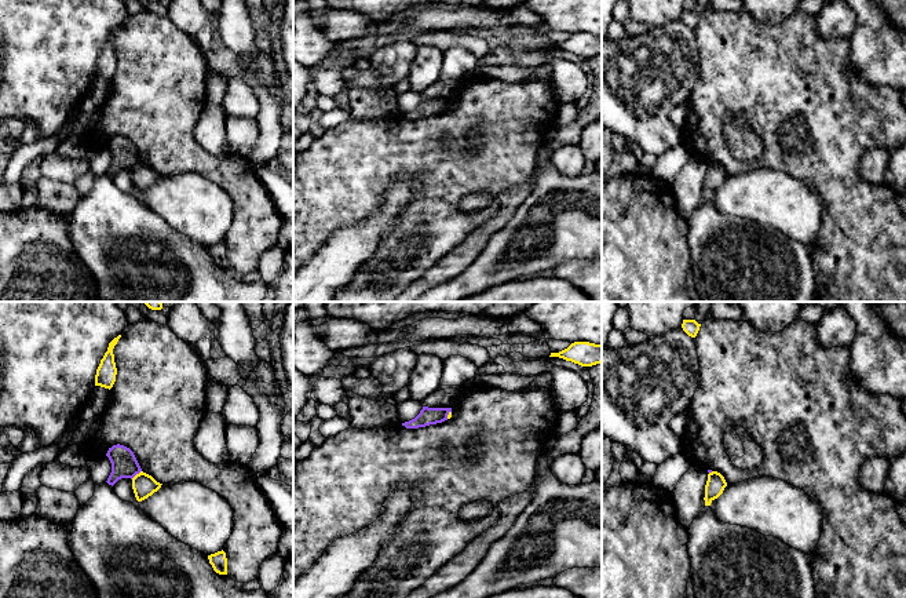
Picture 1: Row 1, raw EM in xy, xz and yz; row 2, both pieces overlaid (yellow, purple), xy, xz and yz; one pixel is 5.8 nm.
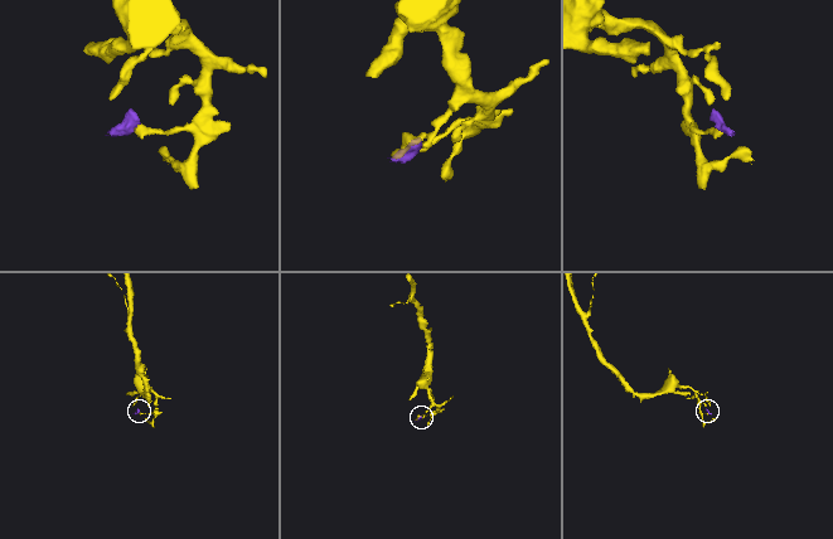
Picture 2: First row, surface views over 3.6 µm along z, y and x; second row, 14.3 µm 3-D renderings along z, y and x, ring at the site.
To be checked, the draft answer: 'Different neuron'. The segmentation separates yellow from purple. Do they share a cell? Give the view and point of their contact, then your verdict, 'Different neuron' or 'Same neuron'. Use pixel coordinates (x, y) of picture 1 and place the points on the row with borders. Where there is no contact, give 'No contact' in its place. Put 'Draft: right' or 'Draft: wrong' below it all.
Touches yellow at xy (137, 474). Different neuron
Draft: right

